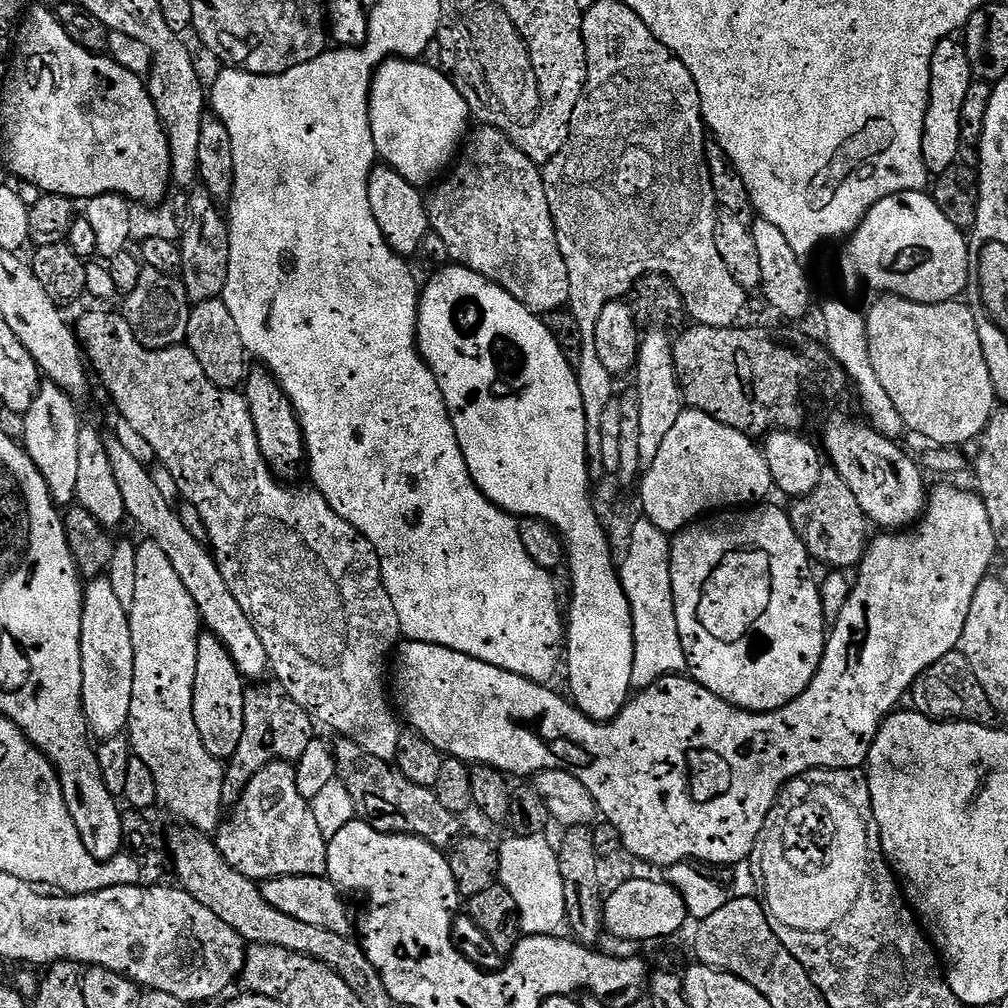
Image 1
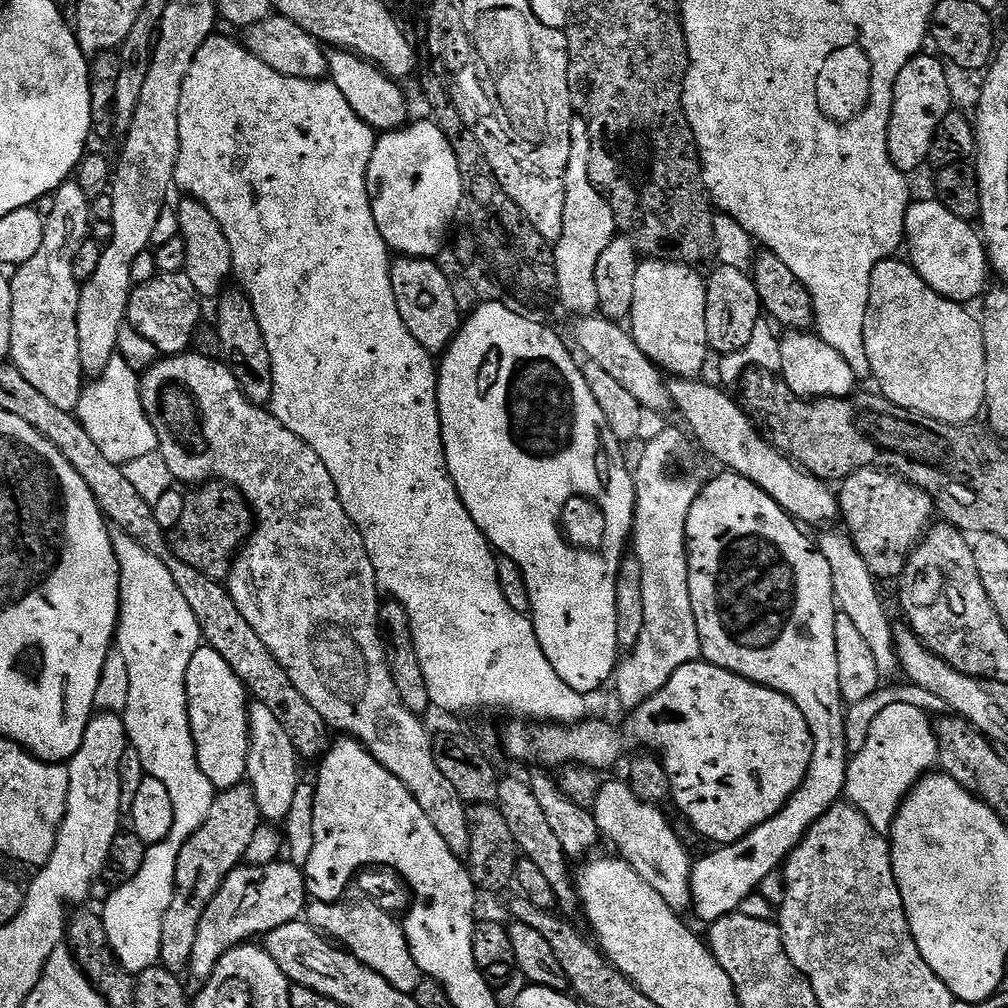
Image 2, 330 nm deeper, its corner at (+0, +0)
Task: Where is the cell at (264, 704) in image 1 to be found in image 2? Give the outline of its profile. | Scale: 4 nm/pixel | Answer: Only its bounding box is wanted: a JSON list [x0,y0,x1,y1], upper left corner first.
[160,783,262,974]

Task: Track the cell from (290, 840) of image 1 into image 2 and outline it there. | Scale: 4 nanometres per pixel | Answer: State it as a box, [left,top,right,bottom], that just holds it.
[190,862,310,982]

